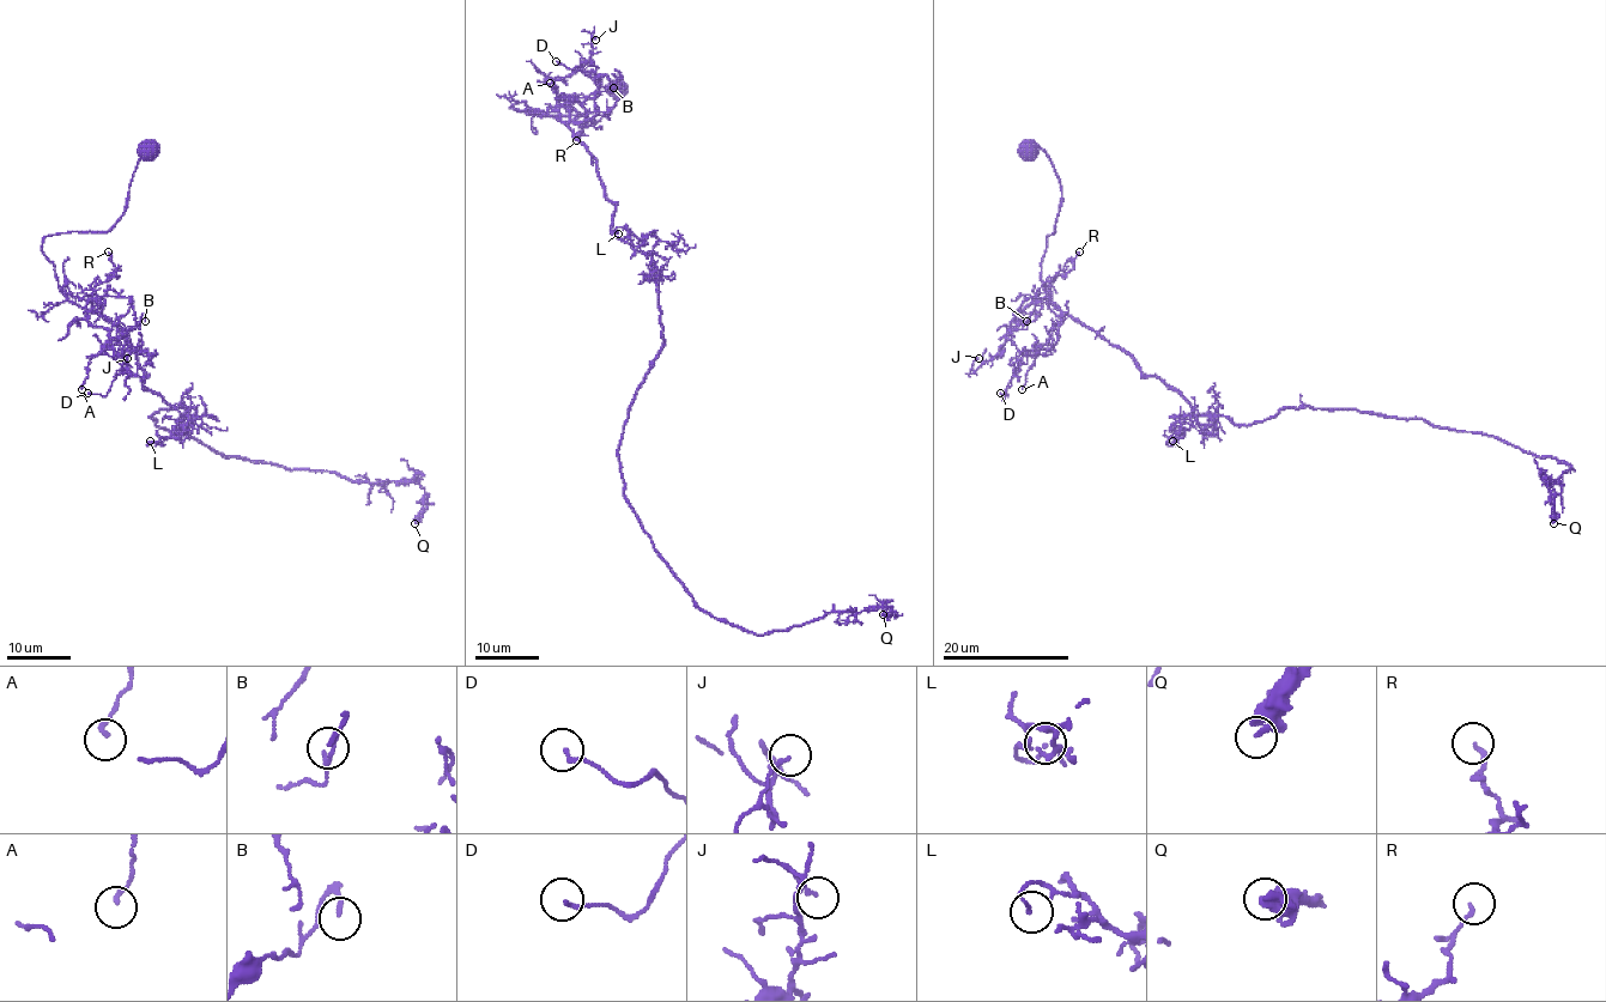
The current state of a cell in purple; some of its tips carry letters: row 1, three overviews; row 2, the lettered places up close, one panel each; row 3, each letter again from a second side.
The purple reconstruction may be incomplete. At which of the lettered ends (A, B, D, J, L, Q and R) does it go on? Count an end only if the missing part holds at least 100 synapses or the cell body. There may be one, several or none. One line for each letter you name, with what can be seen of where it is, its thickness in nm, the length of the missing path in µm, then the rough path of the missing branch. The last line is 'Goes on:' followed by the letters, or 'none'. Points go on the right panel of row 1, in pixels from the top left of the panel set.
Goes on: none

